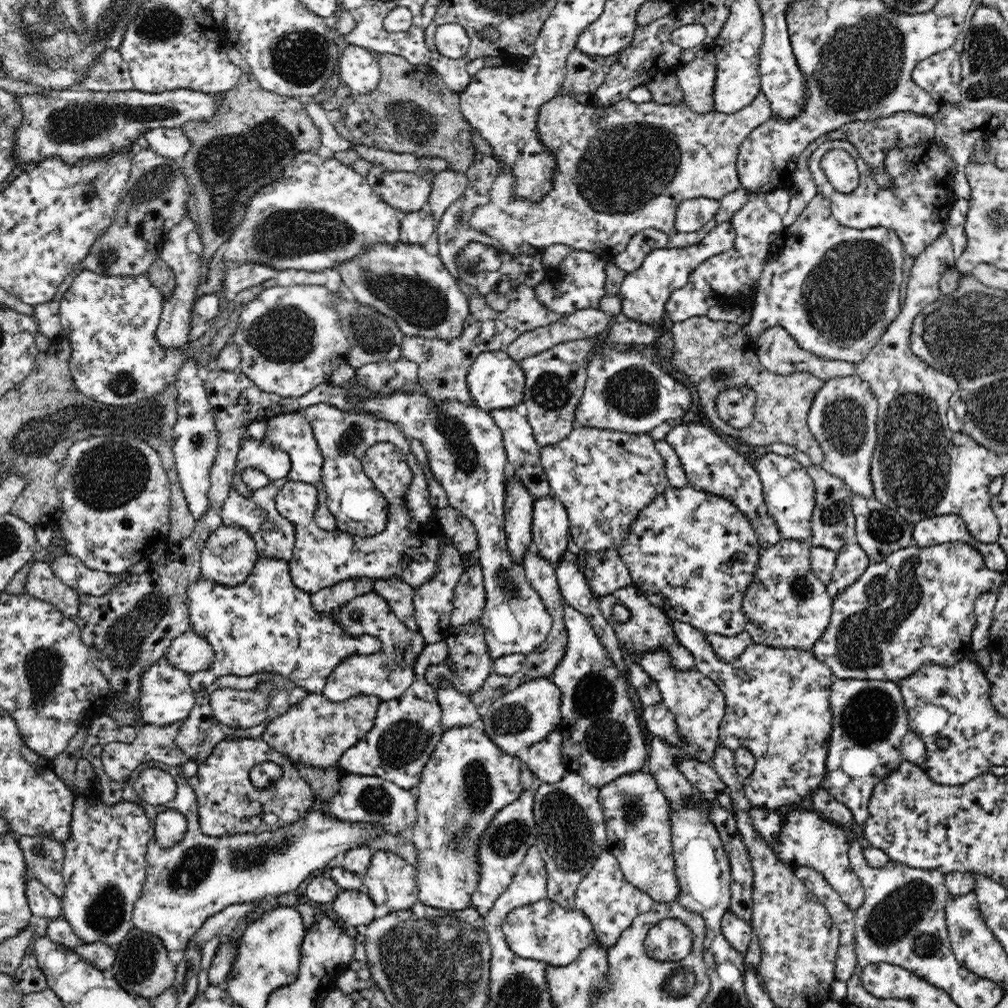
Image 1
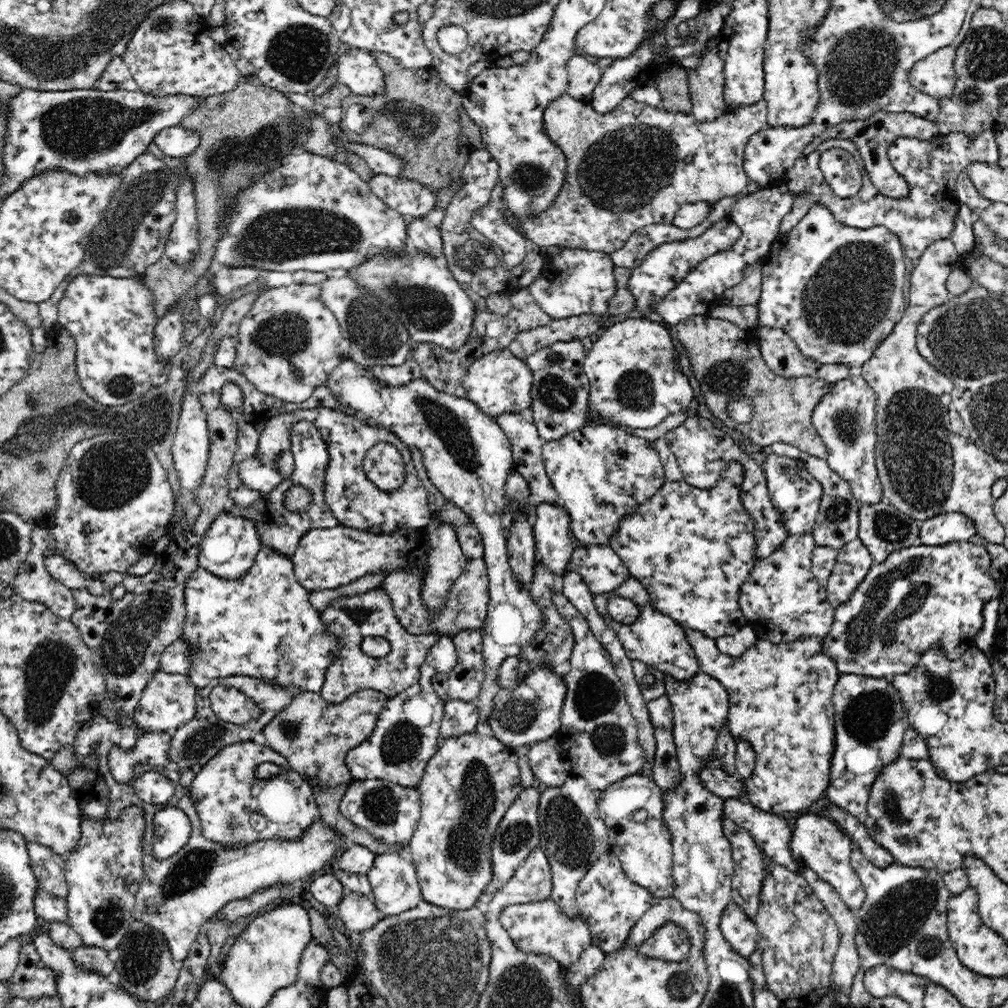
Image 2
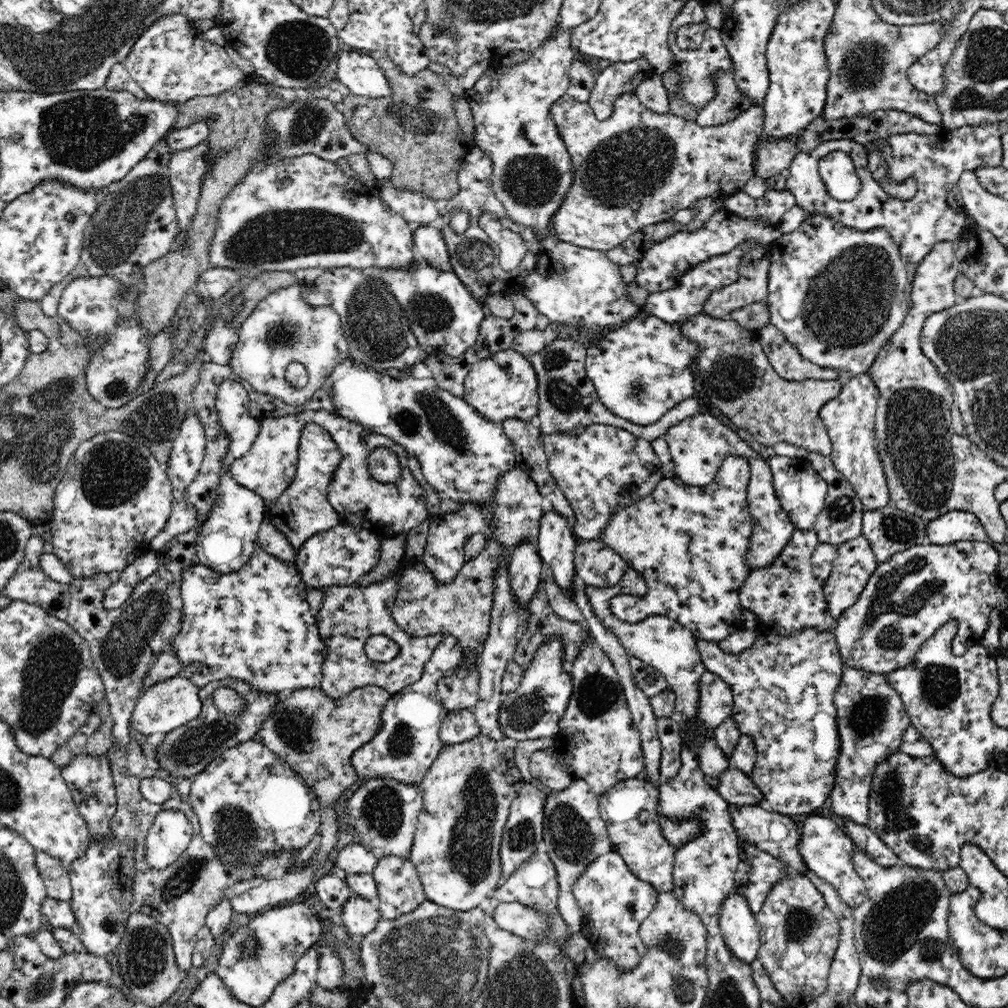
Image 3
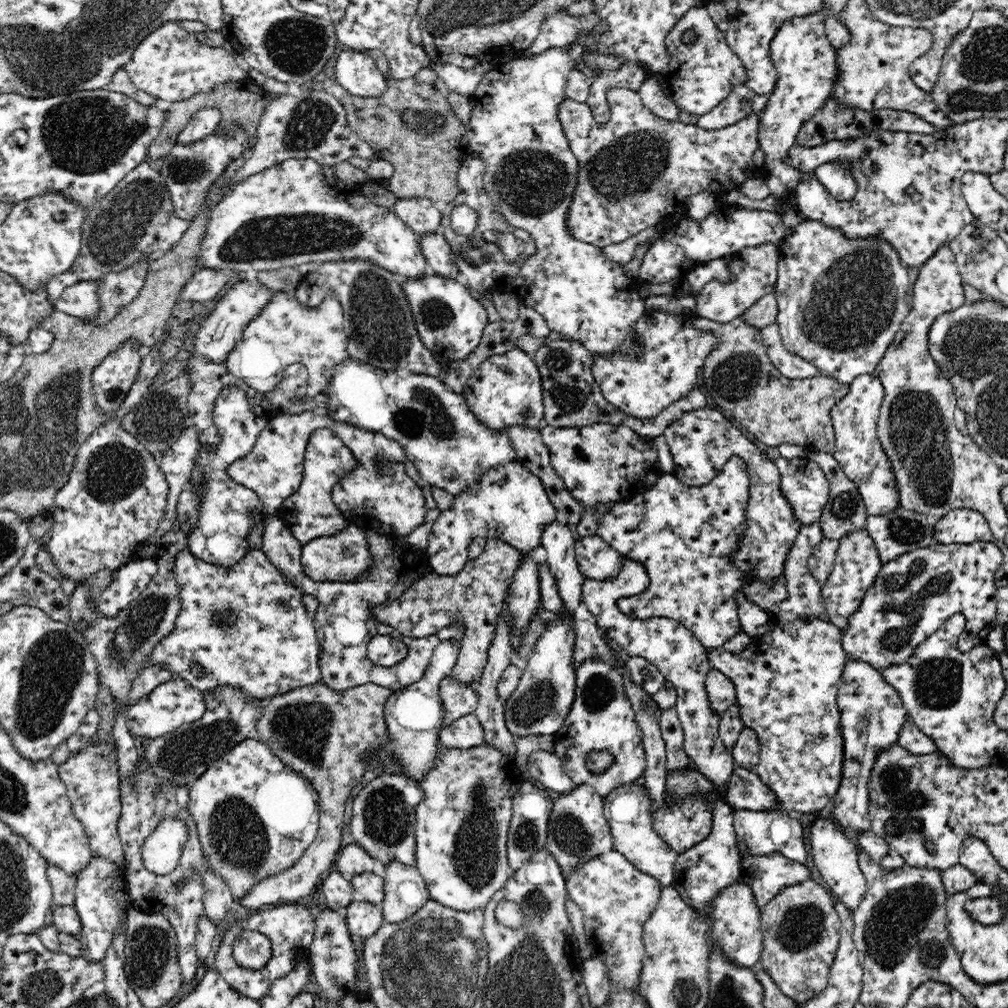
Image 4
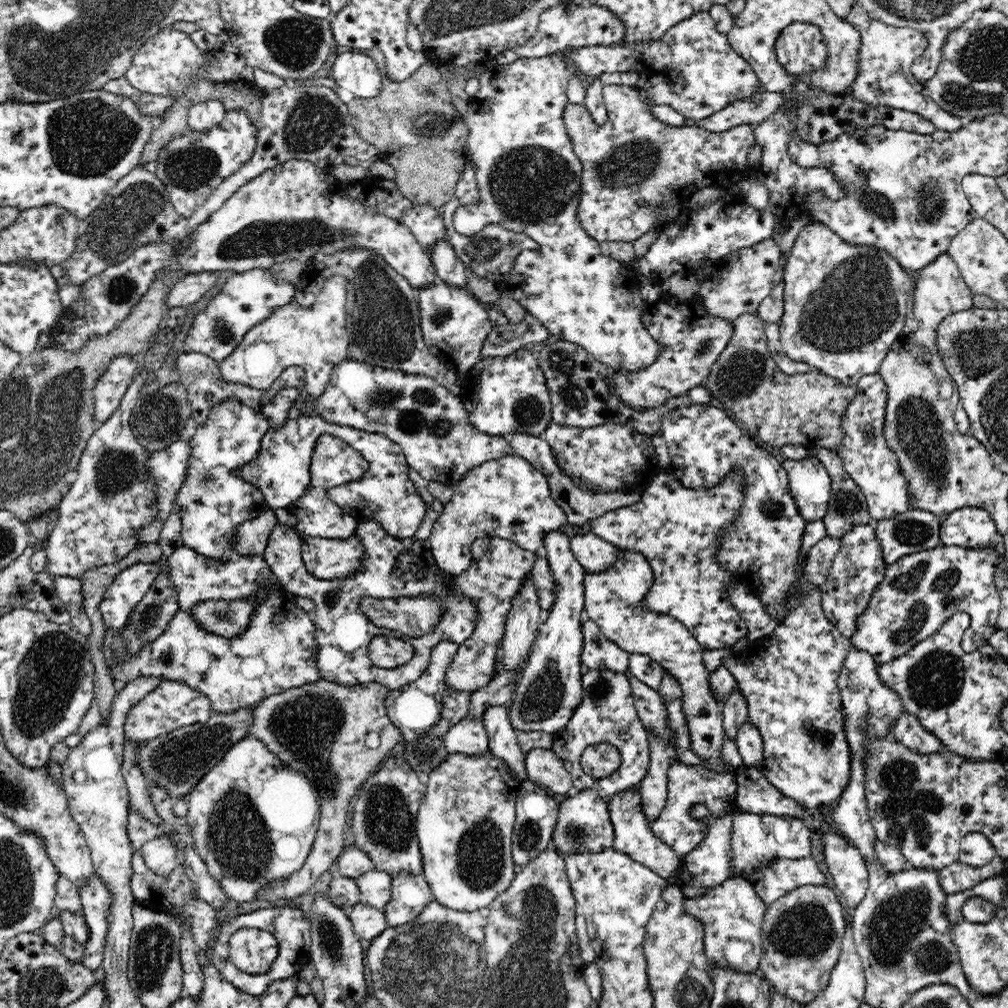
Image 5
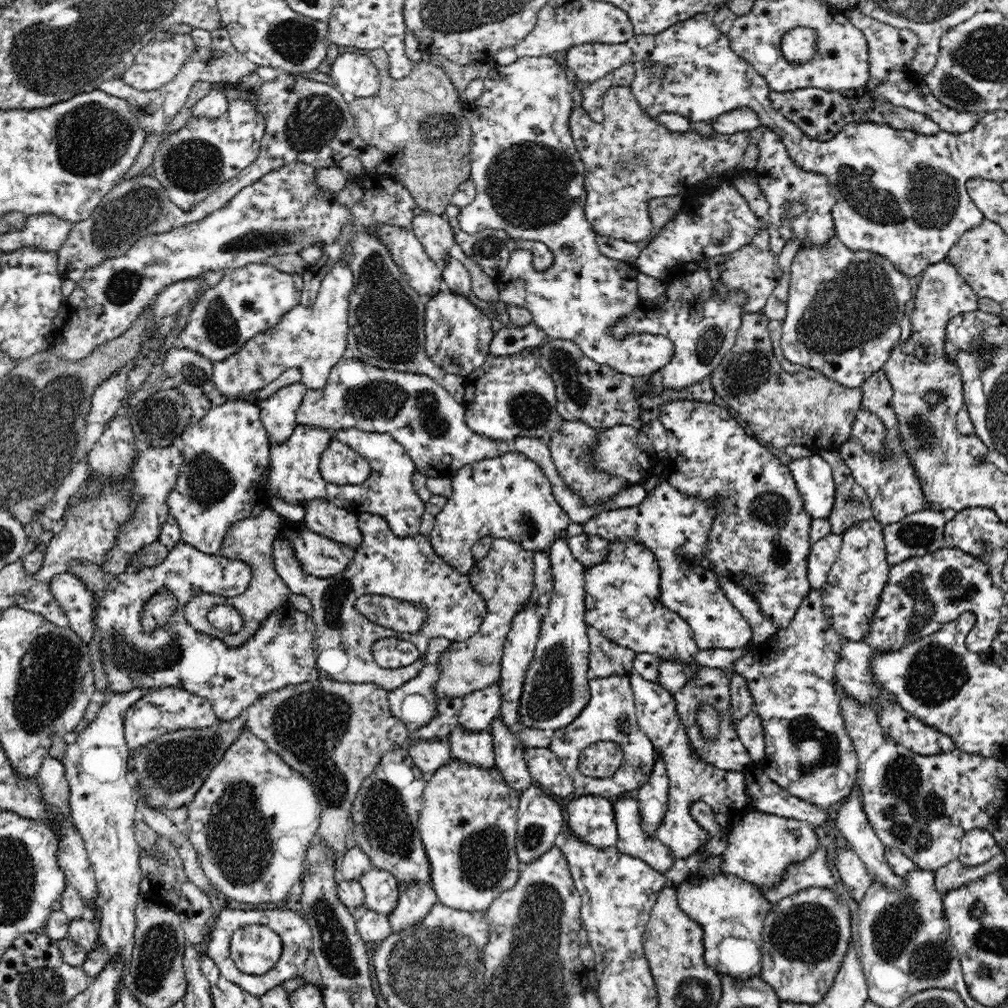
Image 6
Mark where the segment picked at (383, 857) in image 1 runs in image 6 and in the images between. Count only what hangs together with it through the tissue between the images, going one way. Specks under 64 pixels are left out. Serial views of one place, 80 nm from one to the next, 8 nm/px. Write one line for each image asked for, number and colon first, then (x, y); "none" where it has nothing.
2: (395, 888)
3: (399, 889)
4: (405, 892)
5: (410, 893)
6: (415, 899)

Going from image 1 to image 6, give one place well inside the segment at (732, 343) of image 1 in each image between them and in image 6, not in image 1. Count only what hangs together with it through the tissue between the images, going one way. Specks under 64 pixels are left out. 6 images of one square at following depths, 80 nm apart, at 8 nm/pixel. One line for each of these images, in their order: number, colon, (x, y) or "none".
2: (726, 360)
3: (742, 387)
4: (743, 383)
5: (806, 409)
6: (807, 408)

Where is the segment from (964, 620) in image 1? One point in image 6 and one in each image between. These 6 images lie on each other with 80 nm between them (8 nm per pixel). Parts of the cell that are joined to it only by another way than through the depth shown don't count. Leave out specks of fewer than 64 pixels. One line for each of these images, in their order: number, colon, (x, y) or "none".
2: (920, 597)
3: (908, 598)
4: (912, 596)
5: (918, 593)
6: (923, 593)

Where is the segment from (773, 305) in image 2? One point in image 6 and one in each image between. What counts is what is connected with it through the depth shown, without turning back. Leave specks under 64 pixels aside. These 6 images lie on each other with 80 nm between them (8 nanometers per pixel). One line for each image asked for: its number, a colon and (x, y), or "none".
3: (838, 295)
4: (841, 302)
5: (845, 305)
6: (844, 312)

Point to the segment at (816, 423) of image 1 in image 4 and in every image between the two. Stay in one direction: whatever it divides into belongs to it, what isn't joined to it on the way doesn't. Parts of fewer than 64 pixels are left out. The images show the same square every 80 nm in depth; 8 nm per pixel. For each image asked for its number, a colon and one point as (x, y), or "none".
2: (845, 418)
3: (849, 418)
4: (857, 448)

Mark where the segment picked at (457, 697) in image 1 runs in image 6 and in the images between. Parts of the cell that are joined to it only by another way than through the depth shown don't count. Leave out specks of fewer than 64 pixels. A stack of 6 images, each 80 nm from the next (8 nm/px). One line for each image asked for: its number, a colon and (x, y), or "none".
2: (459, 717)
3: (458, 726)
4: (465, 732)
5: (468, 736)
6: (476, 749)

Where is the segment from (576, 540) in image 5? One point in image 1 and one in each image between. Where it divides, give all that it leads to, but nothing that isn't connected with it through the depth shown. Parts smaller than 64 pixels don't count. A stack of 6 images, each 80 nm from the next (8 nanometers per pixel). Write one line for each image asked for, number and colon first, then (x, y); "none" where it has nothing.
1: (605, 571)
2: (600, 567)
3: (597, 564)
4: (597, 560)

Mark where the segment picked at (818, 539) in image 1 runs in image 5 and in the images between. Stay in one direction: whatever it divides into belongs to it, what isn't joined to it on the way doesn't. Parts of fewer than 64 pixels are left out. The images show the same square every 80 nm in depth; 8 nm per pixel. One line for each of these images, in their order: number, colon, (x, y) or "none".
2: (837, 523)
3: (841, 519)
4: (844, 513)
5: (847, 507)

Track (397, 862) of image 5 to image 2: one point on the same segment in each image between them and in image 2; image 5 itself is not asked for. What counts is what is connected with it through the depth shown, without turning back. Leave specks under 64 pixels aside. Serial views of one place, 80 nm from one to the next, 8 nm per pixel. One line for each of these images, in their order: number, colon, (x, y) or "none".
2: (390, 812)
3: (385, 813)
4: (383, 821)

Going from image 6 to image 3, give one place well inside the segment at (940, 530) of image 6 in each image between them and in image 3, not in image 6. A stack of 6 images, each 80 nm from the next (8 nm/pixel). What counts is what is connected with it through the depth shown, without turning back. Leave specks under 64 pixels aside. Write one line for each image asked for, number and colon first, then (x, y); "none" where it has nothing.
3: (889, 530)
4: (900, 531)
5: (915, 530)

